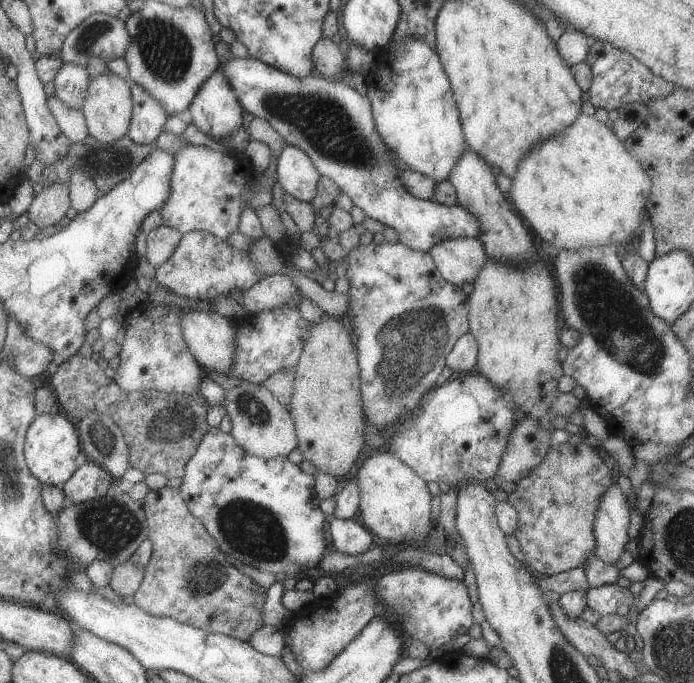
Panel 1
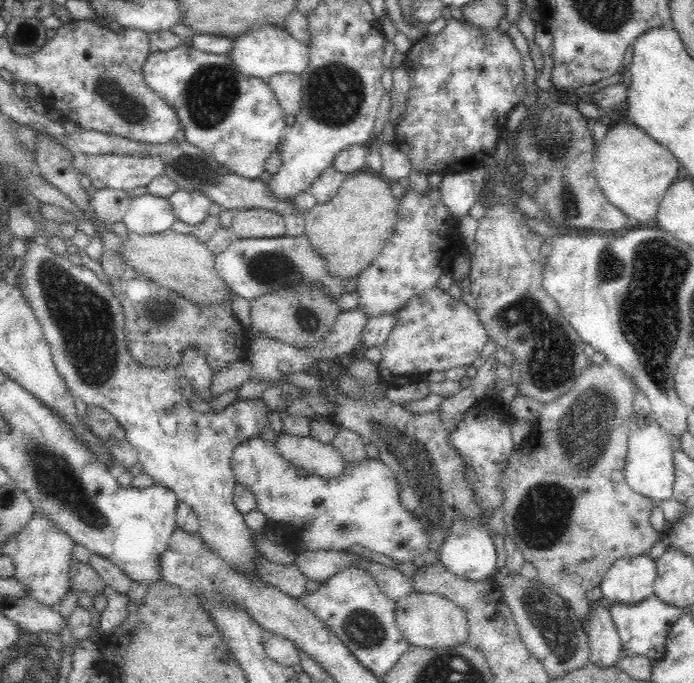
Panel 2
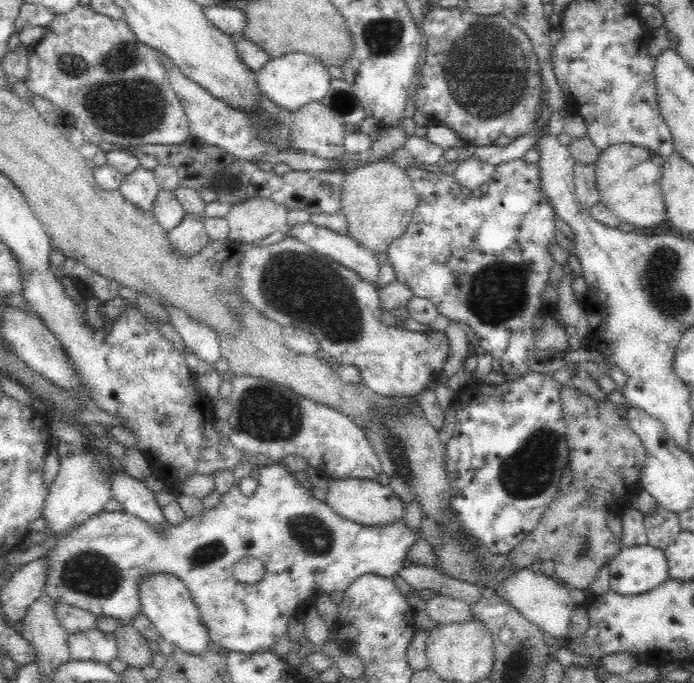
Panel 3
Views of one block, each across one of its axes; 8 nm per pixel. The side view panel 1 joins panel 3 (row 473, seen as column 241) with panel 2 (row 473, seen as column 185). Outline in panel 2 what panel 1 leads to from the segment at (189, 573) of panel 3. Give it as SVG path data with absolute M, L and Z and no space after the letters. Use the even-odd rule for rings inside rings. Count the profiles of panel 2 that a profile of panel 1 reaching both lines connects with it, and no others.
M250 438L244 444L238 444L232 454L232 470L238 484L248 486L252 496L256 498L256 510L262 512L264 520L270 526L276 526L280 532L296 532L298 544L302 544L304 552L350 552L352 548L364 548L372 554L382 554L392 558L394 562L414 562L414 558L432 552L432 538L428 530L424 530L424 522L416 518L410 510L406 510L400 502L400 486L396 474L382 462L370 460L350 464L348 472L334 480L324 480L320 476L298 476L298 468L284 460L276 446L262 438Z

